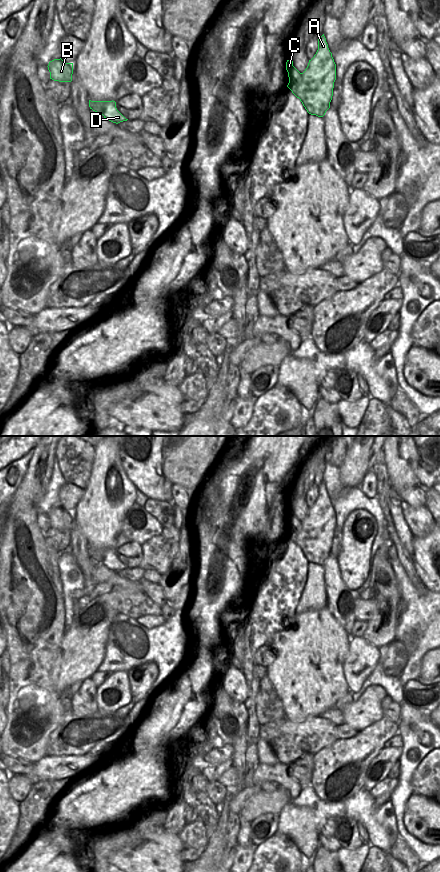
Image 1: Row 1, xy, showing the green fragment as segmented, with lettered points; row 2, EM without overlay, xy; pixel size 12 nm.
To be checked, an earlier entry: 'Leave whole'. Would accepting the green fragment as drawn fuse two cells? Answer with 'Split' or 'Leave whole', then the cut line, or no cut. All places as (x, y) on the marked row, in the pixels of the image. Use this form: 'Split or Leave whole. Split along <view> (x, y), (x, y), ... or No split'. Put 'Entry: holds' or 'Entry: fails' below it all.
Split. Split along xy (302, 74), (302, 79), (299, 82), (289, 82)
Entry: fails

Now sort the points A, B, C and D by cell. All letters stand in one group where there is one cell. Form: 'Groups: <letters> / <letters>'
Groups: A B D / C

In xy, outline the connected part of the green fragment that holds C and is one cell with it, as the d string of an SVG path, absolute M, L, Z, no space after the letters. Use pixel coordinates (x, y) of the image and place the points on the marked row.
M287 60L286 70L288 72L289 82L300 83L302 74L293 66L293 61Z

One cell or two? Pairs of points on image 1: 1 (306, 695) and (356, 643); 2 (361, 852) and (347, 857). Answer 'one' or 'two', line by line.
1: two
2: one

